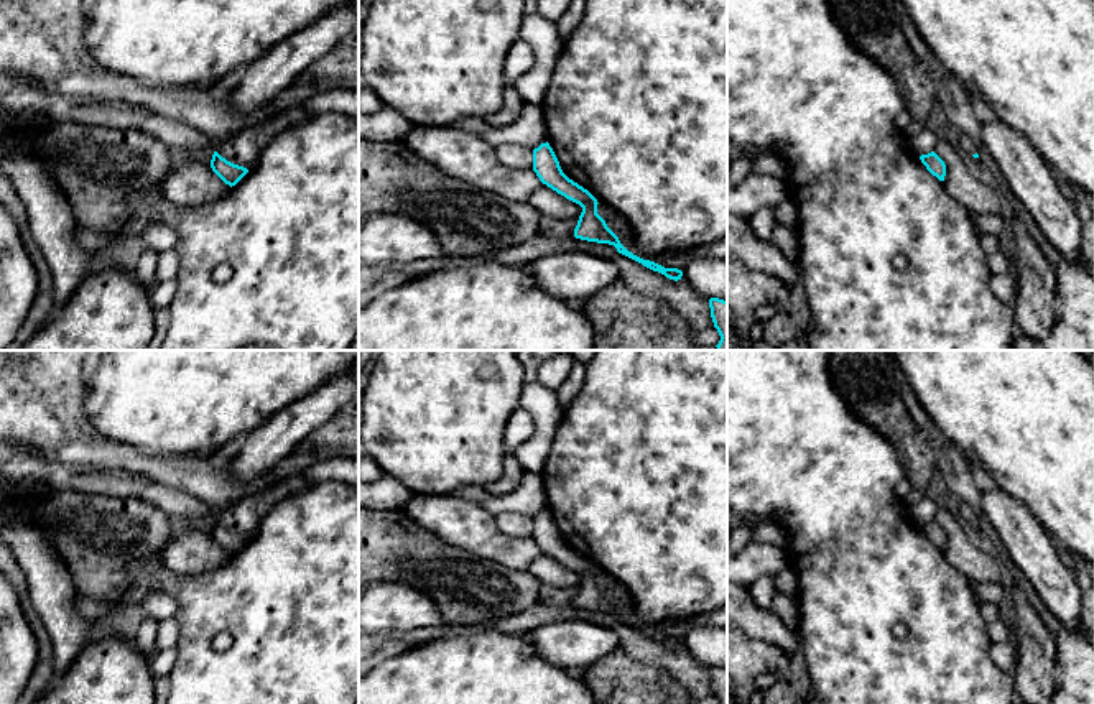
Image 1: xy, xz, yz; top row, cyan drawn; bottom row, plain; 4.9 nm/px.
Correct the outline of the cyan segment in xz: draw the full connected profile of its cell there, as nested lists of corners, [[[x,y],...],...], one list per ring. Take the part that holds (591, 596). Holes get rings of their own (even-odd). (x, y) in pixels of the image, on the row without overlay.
[[[548,510],[541,512],[538,516],[533,518],[533,540],[543,553],[582,576],[577,594],[574,597],[576,607],[614,614],[619,622],[642,632],[643,635],[658,640],[670,648],[681,648],[681,638],[665,637],[655,630],[643,628],[628,620],[620,612],[619,605],[607,595],[605,589],[597,582],[597,567],[587,558],[579,554],[563,541],[559,530]]]

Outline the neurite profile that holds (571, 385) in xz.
[[[574,362],[568,378],[556,390],[563,411],[569,406],[569,403],[574,400],[574,396],[581,390],[582,378],[584,378],[584,367],[579,362]]]

